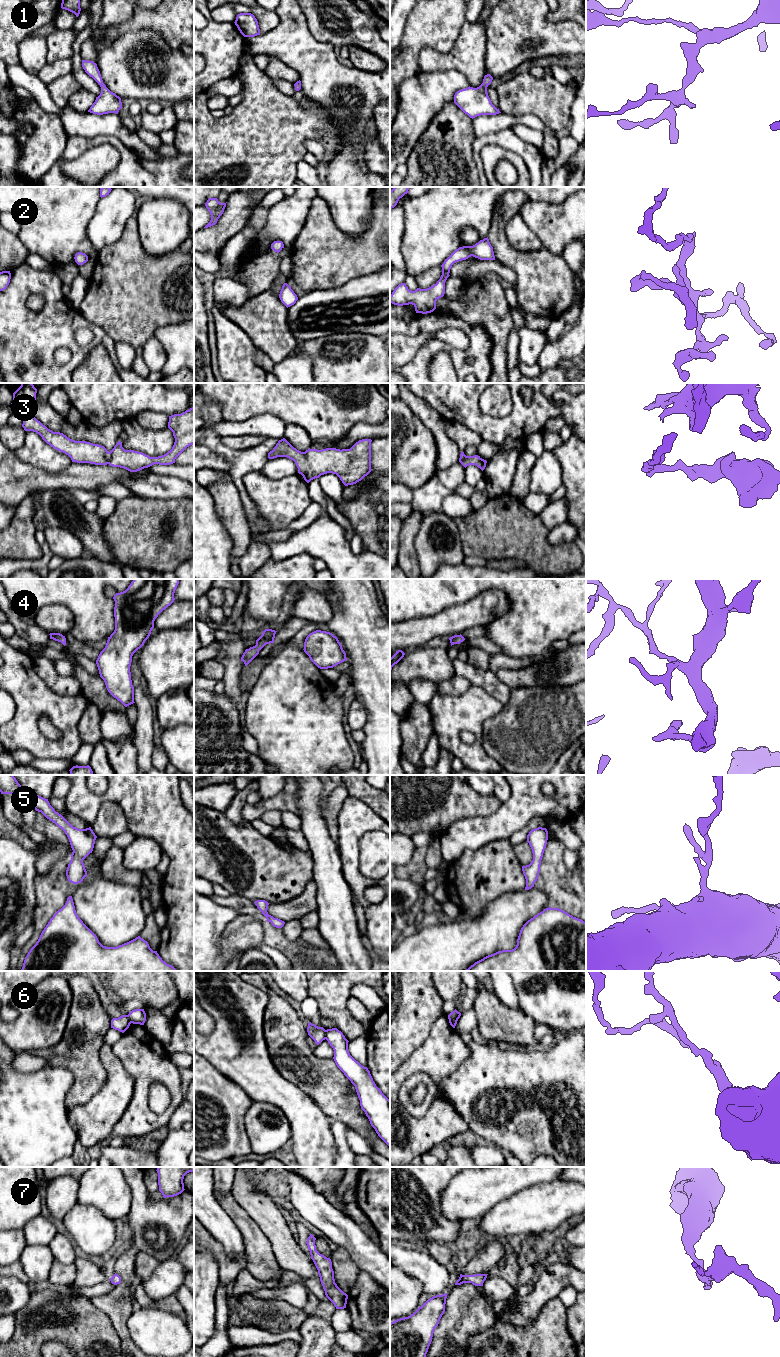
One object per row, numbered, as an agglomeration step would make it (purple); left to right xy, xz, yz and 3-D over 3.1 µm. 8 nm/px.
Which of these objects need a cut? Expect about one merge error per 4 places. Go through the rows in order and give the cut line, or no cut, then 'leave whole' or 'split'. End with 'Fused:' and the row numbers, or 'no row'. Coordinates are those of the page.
1: no cut; leave whole
2: no cut; leave whole
3: no cut; leave whole
4: no cut; leave whole
5: no cut; leave whole
6: cut in xz along (326, 1030), (324, 1038); split
7: no cut; leave whole
Fused: 6

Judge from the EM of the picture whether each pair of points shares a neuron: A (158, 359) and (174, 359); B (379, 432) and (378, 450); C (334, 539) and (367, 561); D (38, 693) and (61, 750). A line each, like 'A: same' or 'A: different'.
A: different
B: different
C: same
D: same

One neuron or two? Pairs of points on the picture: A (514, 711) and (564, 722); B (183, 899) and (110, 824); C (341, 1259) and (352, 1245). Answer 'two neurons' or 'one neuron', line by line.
A: one neuron
B: two neurons
C: two neurons

